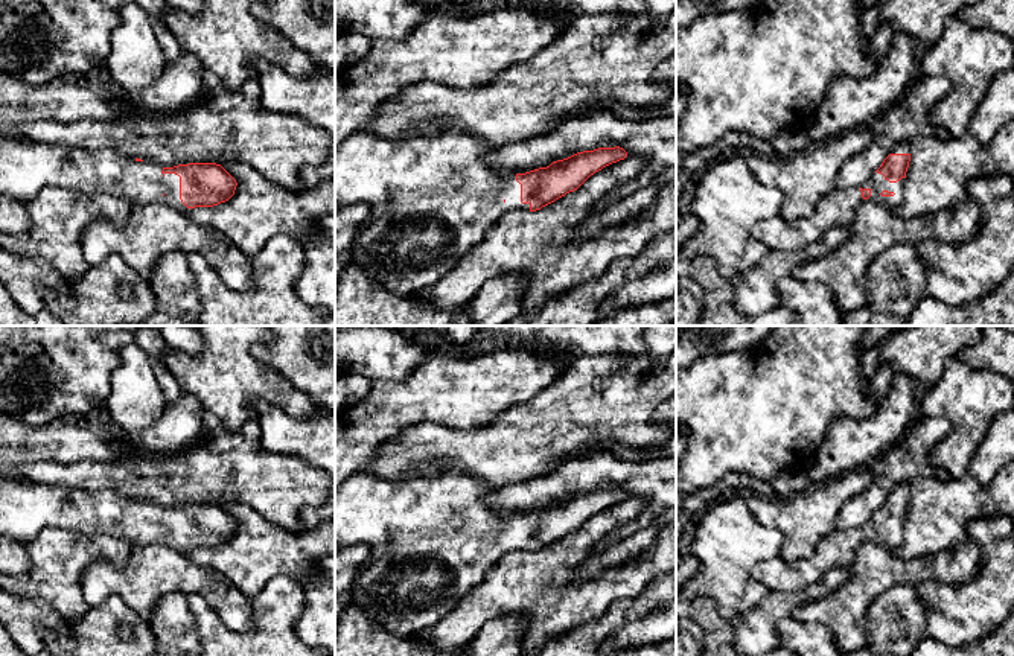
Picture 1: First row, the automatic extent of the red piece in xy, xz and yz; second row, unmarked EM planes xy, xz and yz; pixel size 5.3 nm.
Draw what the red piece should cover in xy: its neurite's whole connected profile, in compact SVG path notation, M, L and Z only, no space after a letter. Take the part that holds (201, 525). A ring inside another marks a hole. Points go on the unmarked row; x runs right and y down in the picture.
M0 473L0 536L23 545L30 543L43 530L58 528L85 536L110 534L131 546L160 543L177 549L213 548L228 542L236 521L216 504L189 504L163 508L148 501L129 499L107 489L87 492L62 486L44 486L30 479L15 479Z

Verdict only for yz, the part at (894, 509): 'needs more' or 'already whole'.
needs more

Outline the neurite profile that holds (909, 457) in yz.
M918 416L906 434L866 467L872 475L869 487L850 499L840 510L836 527L860 530L882 507L891 490L915 476L933 476L947 481L950 475L930 463L930 451L952 429L945 417Z

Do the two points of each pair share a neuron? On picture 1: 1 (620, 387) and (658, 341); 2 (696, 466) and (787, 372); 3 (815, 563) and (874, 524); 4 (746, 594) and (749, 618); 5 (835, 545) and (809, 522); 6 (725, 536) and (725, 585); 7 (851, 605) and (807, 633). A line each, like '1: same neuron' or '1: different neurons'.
1: different neurons
2: same neuron
3: same neuron
4: different neurons
5: different neurons
6: same neuron
7: different neurons

